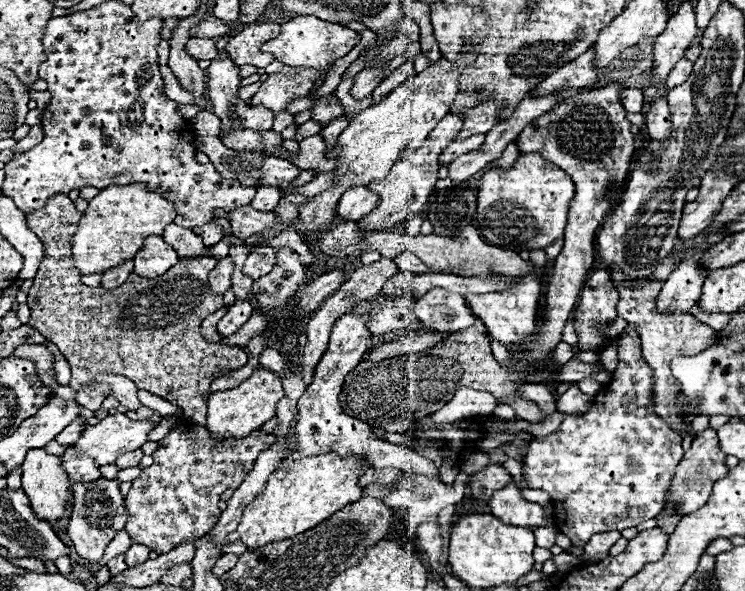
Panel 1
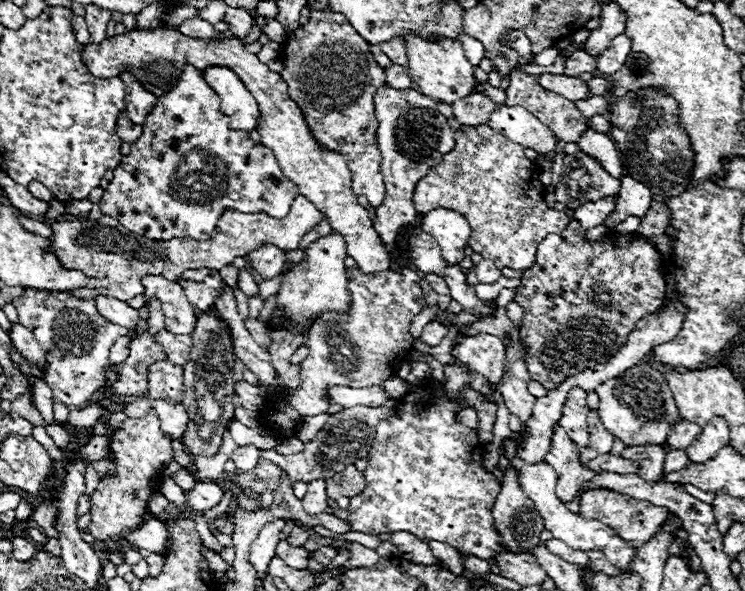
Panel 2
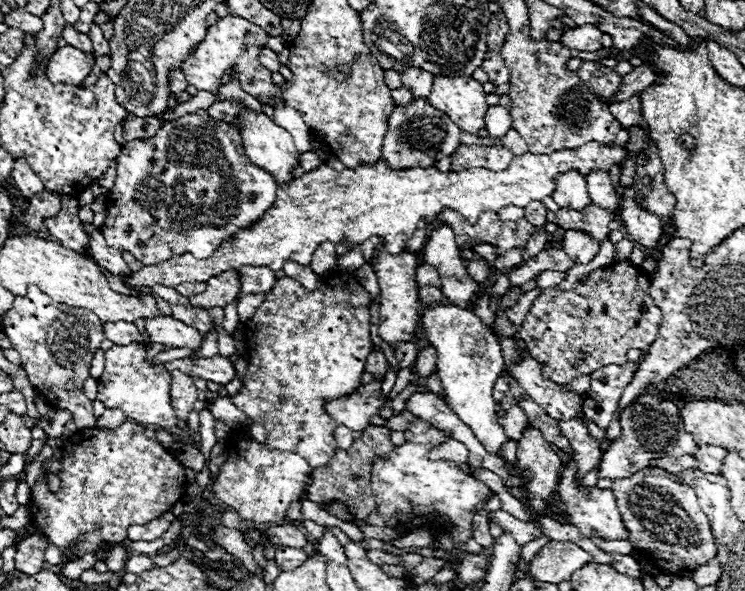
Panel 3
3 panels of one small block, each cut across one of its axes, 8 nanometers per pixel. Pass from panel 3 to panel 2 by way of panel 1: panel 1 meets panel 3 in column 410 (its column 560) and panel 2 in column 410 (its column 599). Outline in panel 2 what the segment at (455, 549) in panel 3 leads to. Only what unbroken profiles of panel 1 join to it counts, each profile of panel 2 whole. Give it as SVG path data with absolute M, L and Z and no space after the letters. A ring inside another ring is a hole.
M444 366L444 374L444 388L438 382L426 382L420 390L414 390L402 398L394 416L376 426L376 438L368 454L368 468L364 470L366 488L356 498L350 498L348 522L356 532L410 532L422 542L446 542L462 554L490 560L494 552L504 552L492 518L492 506L500 486L494 474L482 466L484 444L476 436L476 430L466 428L456 420L456 410L466 406L460 400L458 390L462 384L470 384L468 372L458 366Z

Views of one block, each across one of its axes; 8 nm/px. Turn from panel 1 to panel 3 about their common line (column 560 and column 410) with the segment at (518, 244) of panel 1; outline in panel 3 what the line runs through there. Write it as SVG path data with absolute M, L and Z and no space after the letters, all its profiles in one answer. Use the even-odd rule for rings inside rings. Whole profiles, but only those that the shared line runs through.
M588 142L584 146L578 146L576 150L558 150L558 152L552 152L552 154L532 154L532 152L520 154L502 172L492 172L488 168L472 168L472 170L462 170L462 172L438 172L436 166L430 166L426 170L424 168L390 170L388 164L384 164L382 160L376 166L364 166L362 164L356 170L346 168L342 172L336 172L330 166L322 164L316 170L310 170L304 176L294 178L292 182L280 186L278 198L276 198L274 206L268 208L264 218L260 218L252 226L240 230L232 240L224 240L220 244L220 248L214 250L214 254L208 260L196 260L192 254L186 252L182 256L174 256L172 260L160 262L156 266L142 266L138 272L130 272L120 280L122 280L122 284L134 286L134 288L154 286L154 284L174 288L180 282L208 282L212 276L218 276L220 272L236 270L238 266L268 266L270 270L280 270L286 260L294 260L302 266L310 266L310 258L312 258L316 246L320 242L326 242L326 240L330 240L332 244L338 244L338 242L346 240L352 246L358 246L370 236L380 236L380 238L384 238L386 250L390 254L400 254L400 250L404 250L406 242L412 238L418 220L424 218L428 224L434 224L436 214L442 208L456 210L466 220L476 222L480 212L498 212L506 204L514 204L514 206L524 208L532 200L542 200L546 196L552 196L552 192L554 192L554 180L552 178L556 174L564 174L568 170L580 170L580 174L586 176L594 168L600 168L600 170L608 172L612 164L620 166L626 156L630 158L626 148L620 148L620 146L608 148L608 146L602 146L602 144L596 144L596 142Z

